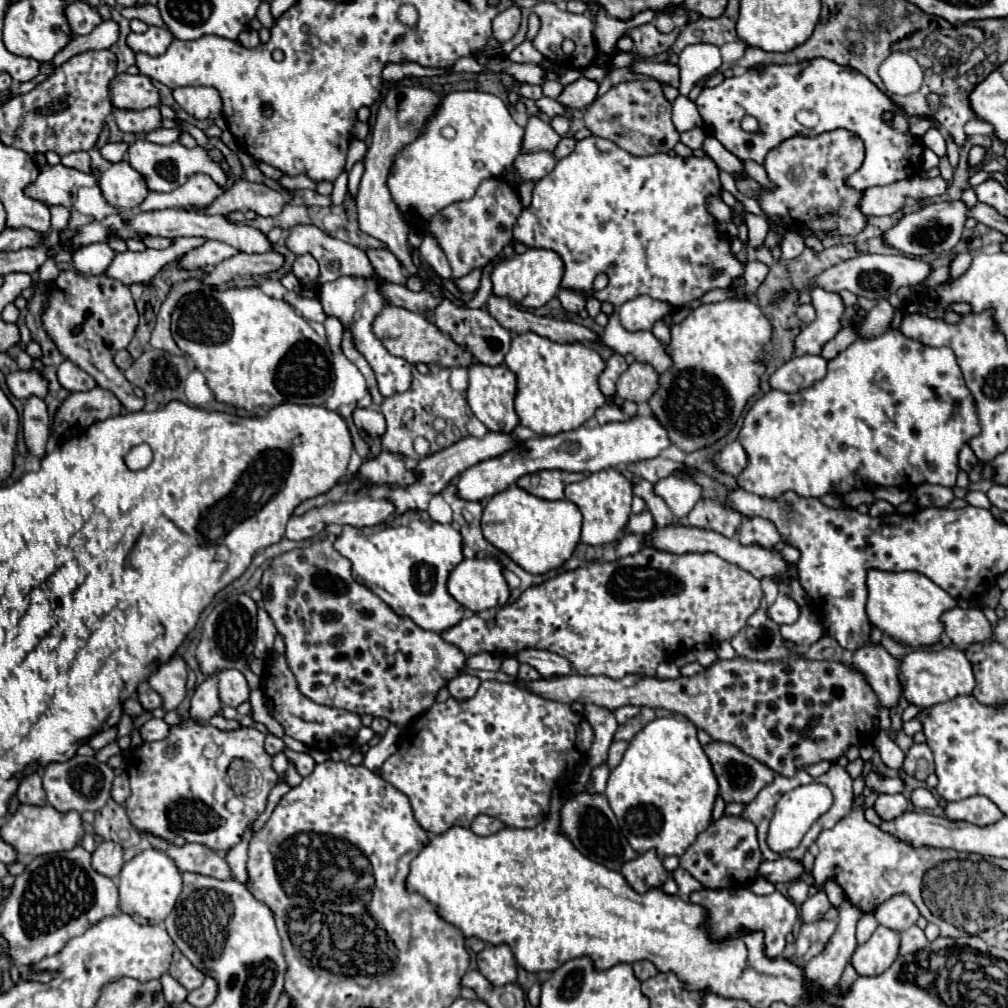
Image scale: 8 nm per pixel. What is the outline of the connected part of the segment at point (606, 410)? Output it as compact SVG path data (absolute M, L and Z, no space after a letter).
M608 397L606 403L604 403L604 407L600 407L594 417L596 417L596 421L598 421L600 425L604 425L604 423L608 423L610 419L612 419L612 423L632 419L632 417L636 415L636 411L638 411L638 407L636 407L636 403L632 403L632 401Z

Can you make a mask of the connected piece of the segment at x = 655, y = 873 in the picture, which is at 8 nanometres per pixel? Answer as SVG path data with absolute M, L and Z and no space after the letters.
M654 849L638 855L632 861L626 861L620 873L636 893L646 893L652 887L660 887L668 877L668 871L662 867L662 861Z

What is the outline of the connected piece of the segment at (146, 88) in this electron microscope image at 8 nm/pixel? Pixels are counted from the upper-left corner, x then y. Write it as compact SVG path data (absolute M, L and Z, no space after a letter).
M122 75L120 81L112 83L112 105L118 109L146 109L160 105L160 91L150 77Z

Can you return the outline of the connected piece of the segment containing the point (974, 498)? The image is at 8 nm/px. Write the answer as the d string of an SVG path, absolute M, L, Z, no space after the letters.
M970 491L970 493L966 495L966 501L968 501L970 505L974 505L974 507L984 507L984 509L992 509L992 503L988 501L986 493L980 493L980 491Z

